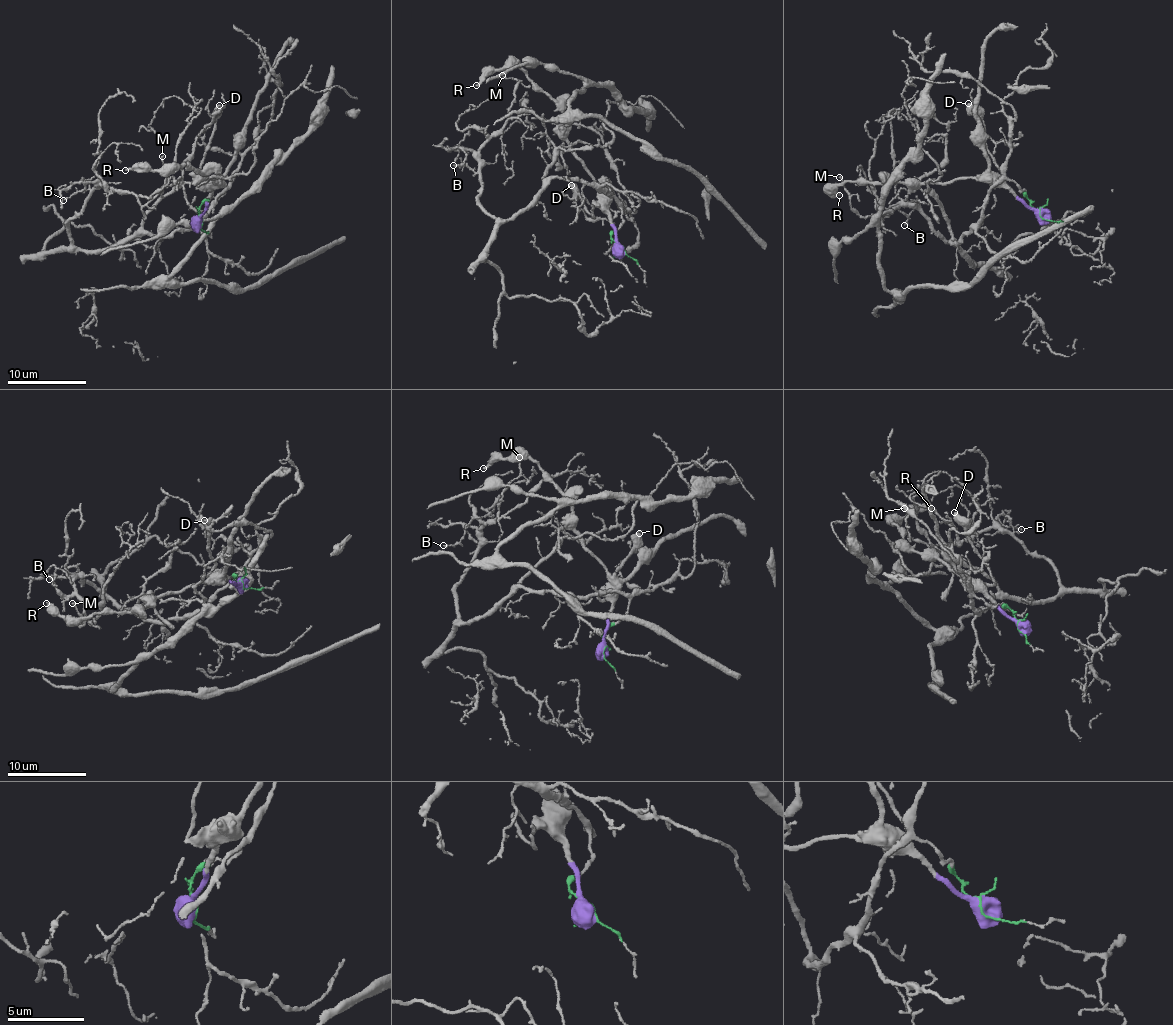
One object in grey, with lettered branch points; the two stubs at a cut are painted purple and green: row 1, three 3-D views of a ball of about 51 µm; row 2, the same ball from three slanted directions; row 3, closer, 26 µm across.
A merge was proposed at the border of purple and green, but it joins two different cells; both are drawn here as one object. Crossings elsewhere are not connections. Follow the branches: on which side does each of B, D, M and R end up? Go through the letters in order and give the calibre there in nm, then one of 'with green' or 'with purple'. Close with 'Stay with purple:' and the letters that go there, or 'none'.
B: 140 nm thick; with green
D: 600 nm thick; with purple
M: 130 nm thick; with green
R: 220 nm thick; with purple
Stay with purple: D, R

